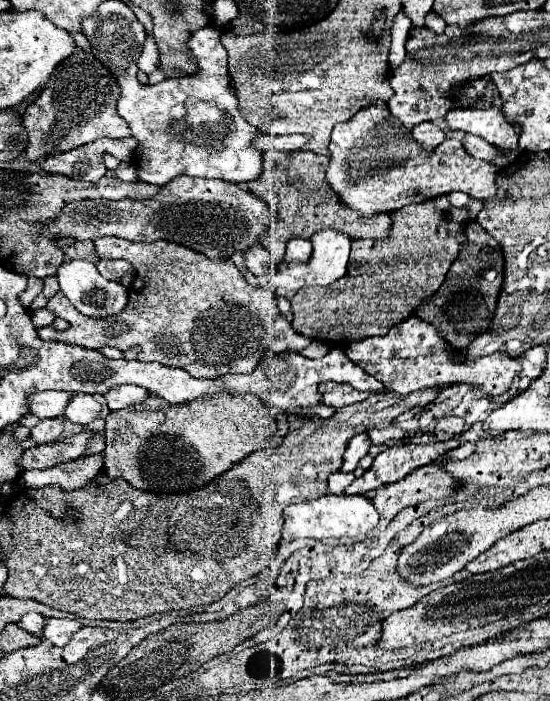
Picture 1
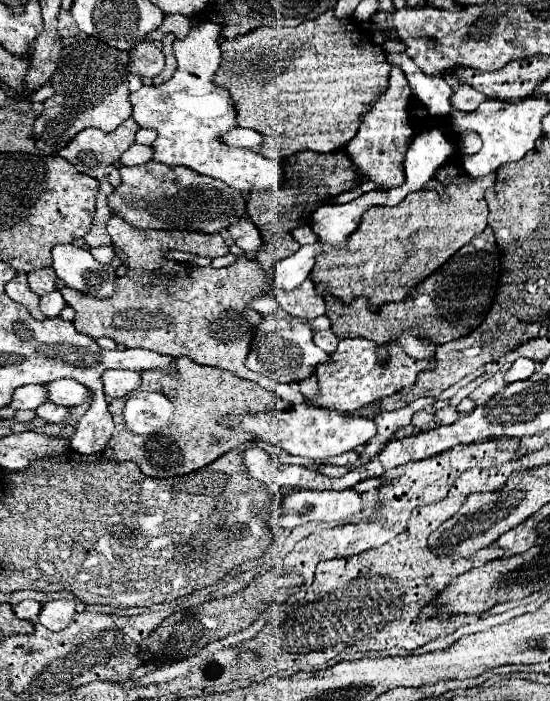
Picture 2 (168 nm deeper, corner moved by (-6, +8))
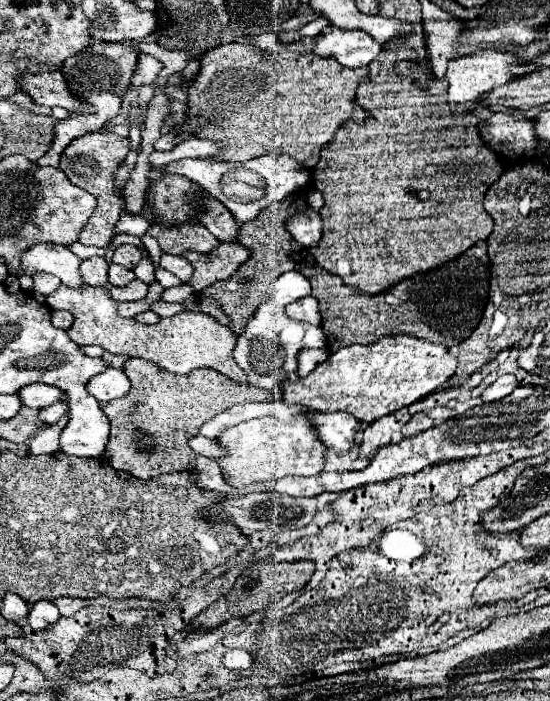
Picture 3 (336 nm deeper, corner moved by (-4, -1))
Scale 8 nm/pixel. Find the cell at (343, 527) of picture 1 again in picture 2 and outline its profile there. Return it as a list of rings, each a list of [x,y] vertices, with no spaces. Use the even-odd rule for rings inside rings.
[[[296,490],[282,500],[278,524],[288,528],[290,524],[306,522],[340,522],[360,514],[362,508],[364,504],[356,490]]]

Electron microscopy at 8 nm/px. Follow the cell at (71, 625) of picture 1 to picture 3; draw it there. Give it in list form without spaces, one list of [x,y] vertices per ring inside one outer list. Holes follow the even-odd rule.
[[[36,601],[32,607],[30,607],[30,613],[28,613],[28,623],[32,629],[46,629],[48,625],[52,625],[54,621],[58,621],[60,613],[56,609],[56,605],[52,601]]]

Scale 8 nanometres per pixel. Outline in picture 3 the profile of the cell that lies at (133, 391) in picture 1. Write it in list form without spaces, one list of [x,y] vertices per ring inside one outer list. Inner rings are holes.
[[[108,367],[106,371],[98,373],[86,383],[86,391],[92,397],[96,397],[100,403],[108,403],[112,399],[124,397],[128,389],[130,389],[128,377],[122,373],[122,369],[114,369],[114,367]]]

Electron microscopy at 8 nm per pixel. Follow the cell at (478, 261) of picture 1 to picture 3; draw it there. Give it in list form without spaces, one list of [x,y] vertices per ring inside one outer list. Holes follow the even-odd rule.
[[[478,241],[460,257],[432,271],[408,277],[378,295],[348,287],[342,283],[340,277],[328,273],[318,265],[302,263],[300,271],[312,283],[312,295],[320,303],[322,329],[328,337],[330,353],[348,345],[366,345],[370,341],[376,341],[378,337],[402,333],[416,335],[420,339],[430,339],[436,345],[452,347],[464,341],[478,327],[484,305],[488,301],[490,261],[486,255],[486,241]],[[388,293],[402,299],[404,305],[388,303]]]

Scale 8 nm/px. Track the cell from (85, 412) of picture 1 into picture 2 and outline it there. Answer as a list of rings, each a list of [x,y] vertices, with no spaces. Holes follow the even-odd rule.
[[[68,378],[54,380],[52,384],[46,384],[46,388],[48,388],[50,402],[54,402],[58,406],[66,406],[66,408],[74,408],[90,396],[88,388],[84,388],[76,380],[68,380]]]

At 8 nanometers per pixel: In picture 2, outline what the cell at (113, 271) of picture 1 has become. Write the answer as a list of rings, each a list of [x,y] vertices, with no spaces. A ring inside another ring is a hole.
[[[100,246],[100,248],[92,248],[90,252],[92,252],[92,256],[94,256],[98,262],[102,262],[102,264],[110,264],[110,262],[114,260],[114,256],[116,256],[116,250],[114,250],[112,246]]]

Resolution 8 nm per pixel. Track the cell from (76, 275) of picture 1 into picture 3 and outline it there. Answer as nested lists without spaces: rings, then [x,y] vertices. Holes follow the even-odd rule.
[[[38,243],[30,247],[20,259],[20,275],[34,277],[36,273],[56,275],[68,287],[82,287],[78,273],[80,259],[64,245]]]

